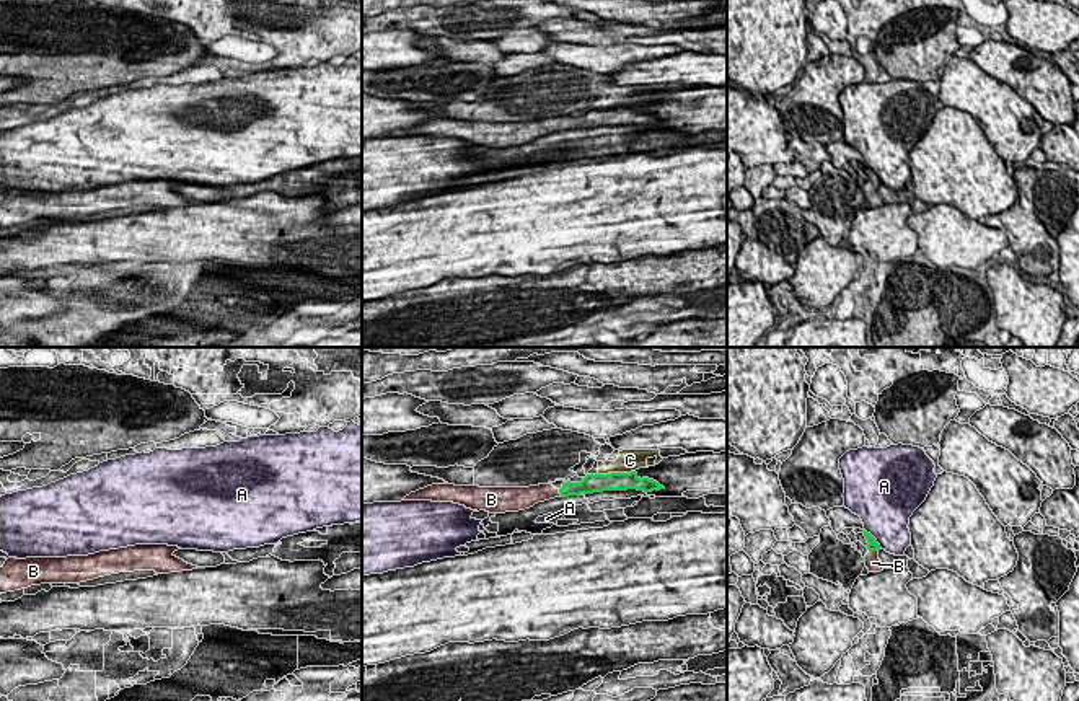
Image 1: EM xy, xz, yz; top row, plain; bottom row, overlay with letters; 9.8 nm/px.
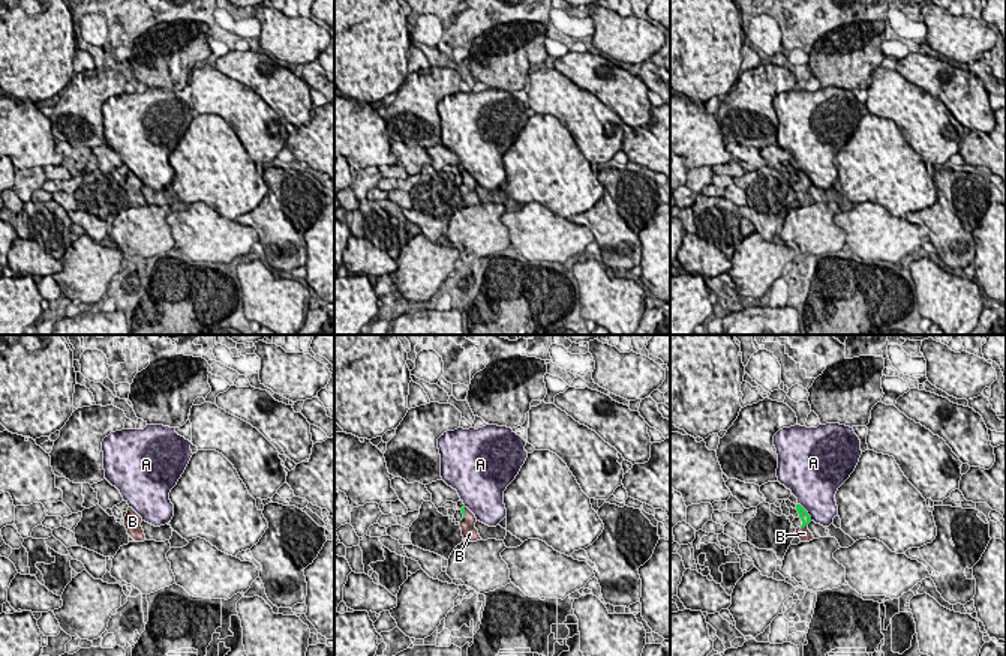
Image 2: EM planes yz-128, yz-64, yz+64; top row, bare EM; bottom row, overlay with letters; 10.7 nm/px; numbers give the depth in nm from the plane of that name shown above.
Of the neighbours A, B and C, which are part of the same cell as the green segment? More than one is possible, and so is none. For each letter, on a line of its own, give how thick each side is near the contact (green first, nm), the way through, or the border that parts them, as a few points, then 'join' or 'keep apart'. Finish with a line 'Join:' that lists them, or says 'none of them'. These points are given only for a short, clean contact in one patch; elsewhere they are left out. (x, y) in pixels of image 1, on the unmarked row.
A: 100/460 nm | keep apart
B: 100/160 nm | join
C: 190/220 nm | along xz (634, 105), (612, 108) | keep apart
Join: B

